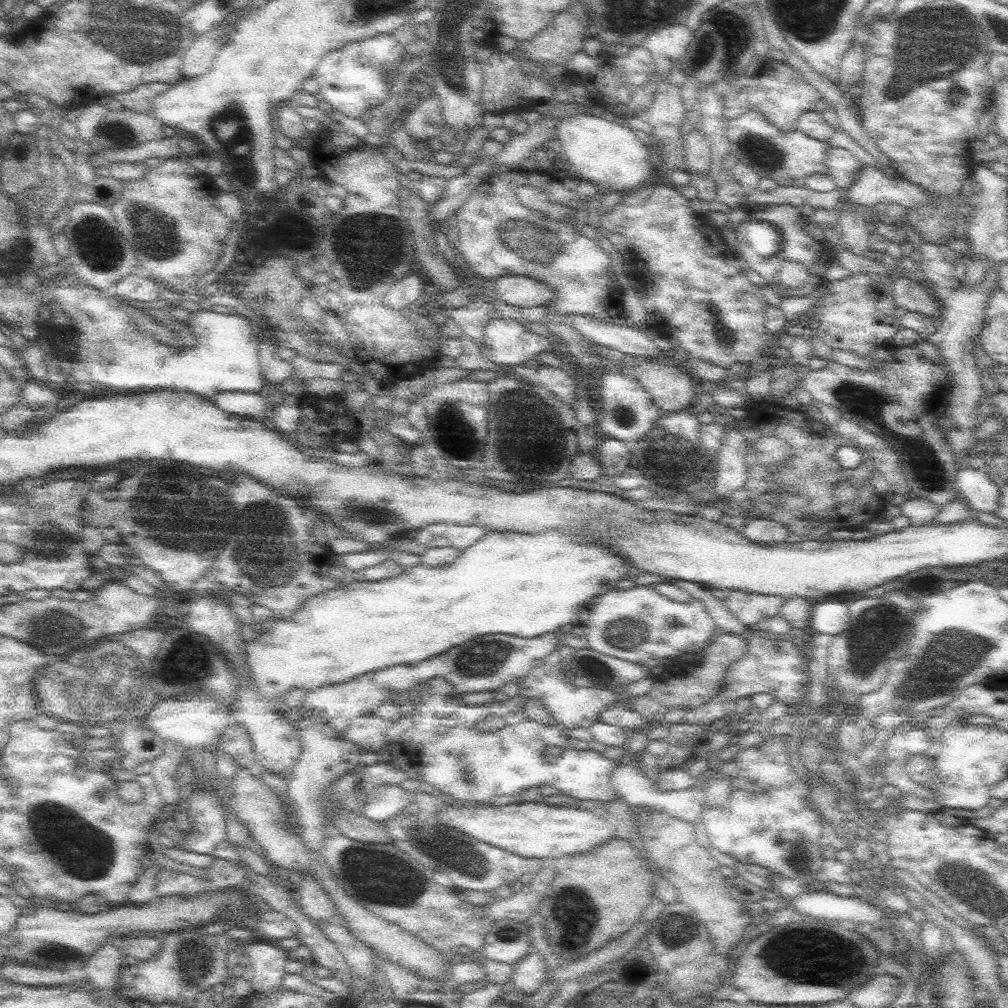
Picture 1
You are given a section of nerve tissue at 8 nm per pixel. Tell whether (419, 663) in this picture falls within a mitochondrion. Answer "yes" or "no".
no

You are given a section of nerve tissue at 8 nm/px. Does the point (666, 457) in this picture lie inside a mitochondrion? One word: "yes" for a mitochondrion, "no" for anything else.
yes

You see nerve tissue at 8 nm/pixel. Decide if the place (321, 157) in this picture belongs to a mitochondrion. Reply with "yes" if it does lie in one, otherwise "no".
no

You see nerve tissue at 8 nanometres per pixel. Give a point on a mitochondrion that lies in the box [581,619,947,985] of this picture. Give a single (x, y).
(816, 962)

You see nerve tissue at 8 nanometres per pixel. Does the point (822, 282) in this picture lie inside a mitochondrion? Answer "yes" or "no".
no

